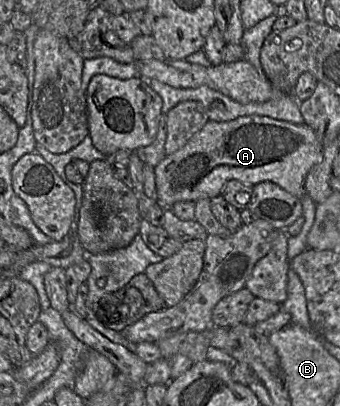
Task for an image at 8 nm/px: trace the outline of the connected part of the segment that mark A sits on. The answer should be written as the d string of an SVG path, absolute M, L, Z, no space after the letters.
M256 115L224 122L208 121L185 146L154 166L157 201L164 210L167 210L177 202L212 199L220 195L224 186L231 180L251 185L272 182L301 199L304 194L304 180L310 170L321 160L322 150L321 139L307 124L297 125Z

